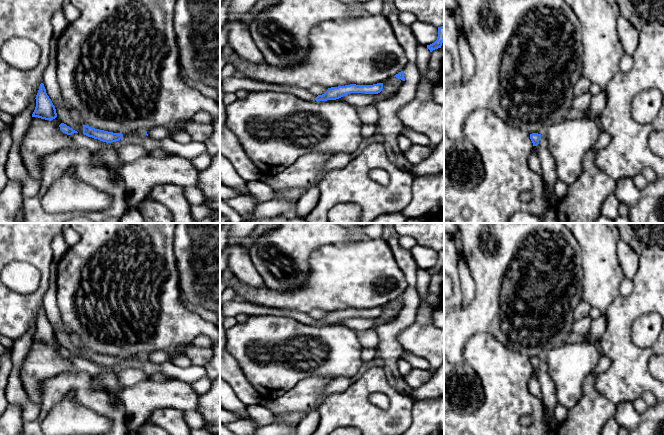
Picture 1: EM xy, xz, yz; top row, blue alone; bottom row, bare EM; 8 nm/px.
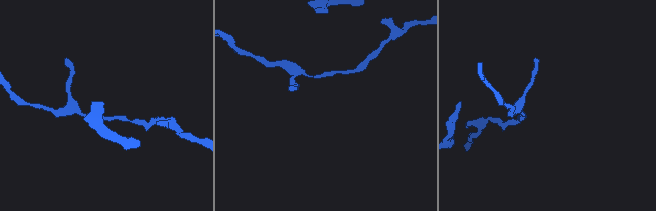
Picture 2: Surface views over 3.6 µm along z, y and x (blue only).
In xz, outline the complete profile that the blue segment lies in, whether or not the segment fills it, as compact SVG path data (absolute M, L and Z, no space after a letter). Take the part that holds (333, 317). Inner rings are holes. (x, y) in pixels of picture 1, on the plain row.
M383 307L373 309L356 309L350 308L345 310L331 311L322 318L318 319L316 325L336 324L350 317L365 317L365 318L378 318L383 313Z

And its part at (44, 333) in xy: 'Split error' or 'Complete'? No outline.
Complete

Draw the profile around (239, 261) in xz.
M245 245L233 247L229 250L228 266L235 277L247 285L264 285L260 273L255 268L249 249Z

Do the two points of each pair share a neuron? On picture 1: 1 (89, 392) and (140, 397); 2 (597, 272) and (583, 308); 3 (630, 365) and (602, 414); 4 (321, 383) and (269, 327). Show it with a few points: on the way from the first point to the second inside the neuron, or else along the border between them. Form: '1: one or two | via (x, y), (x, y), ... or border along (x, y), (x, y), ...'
1: two | border along (119, 398), (124, 406), (128, 420)
2: two | border along (582, 299), (591, 307)
3: two | border along (596, 381), (595, 388), (615, 405)
4: two | border along (333, 377), (308, 376), (302, 378), (293, 387)

